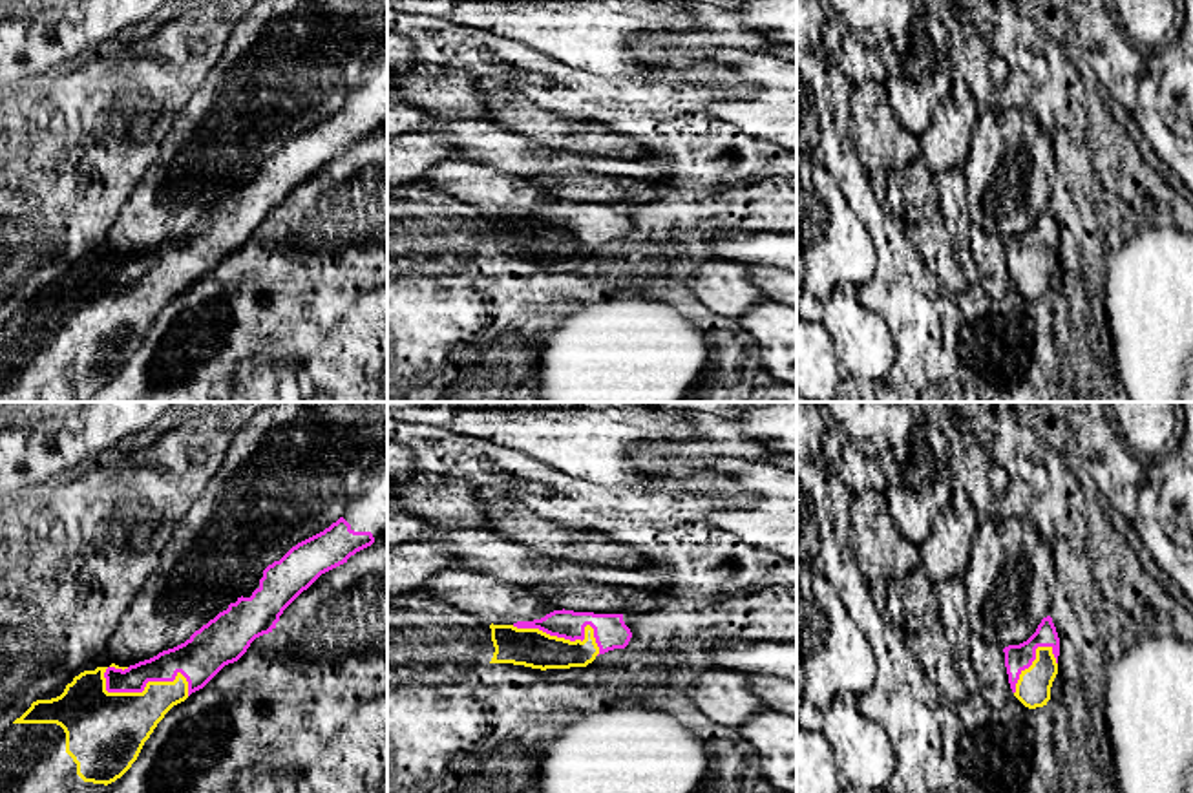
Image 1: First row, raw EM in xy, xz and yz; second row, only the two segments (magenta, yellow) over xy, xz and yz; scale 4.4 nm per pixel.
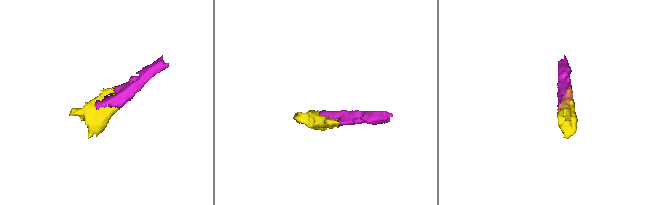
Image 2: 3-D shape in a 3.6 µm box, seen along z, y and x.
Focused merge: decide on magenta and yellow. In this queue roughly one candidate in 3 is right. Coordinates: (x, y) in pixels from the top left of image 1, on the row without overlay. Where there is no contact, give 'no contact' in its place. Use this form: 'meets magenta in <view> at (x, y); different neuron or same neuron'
meets magenta in xy at (145, 276); same neuron

